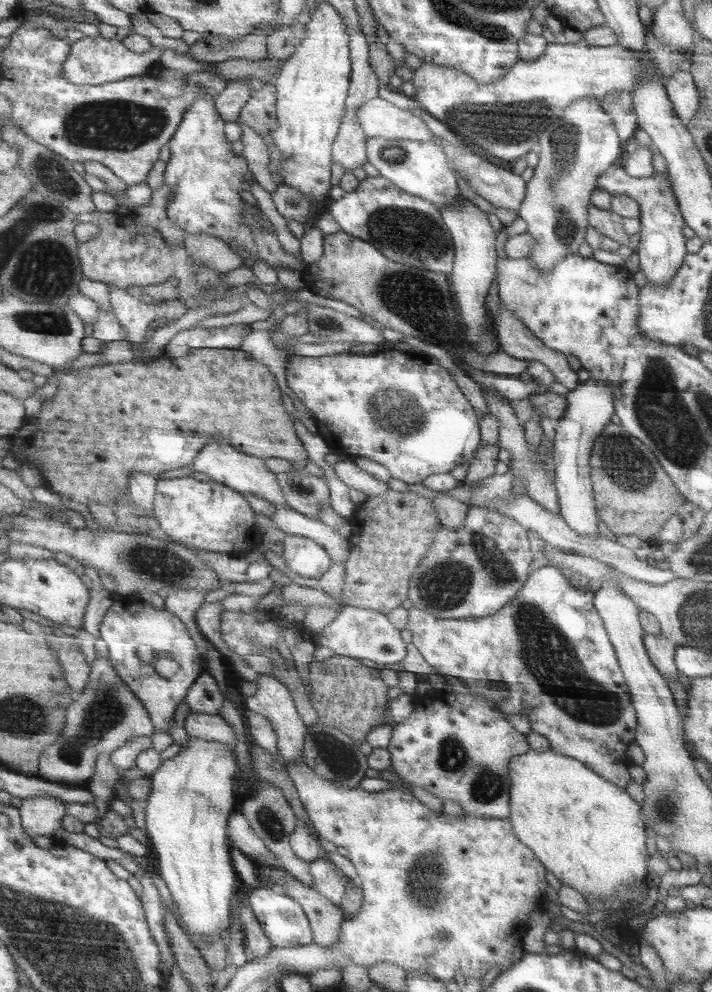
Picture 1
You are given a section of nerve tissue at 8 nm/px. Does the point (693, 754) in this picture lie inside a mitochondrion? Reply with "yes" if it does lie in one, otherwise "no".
no

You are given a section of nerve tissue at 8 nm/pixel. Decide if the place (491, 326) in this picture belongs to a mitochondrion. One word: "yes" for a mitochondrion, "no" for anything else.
no

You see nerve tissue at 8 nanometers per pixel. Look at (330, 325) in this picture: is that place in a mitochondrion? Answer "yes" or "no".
yes

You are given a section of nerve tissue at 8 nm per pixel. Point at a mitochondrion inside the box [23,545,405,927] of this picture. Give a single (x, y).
(105, 711)

